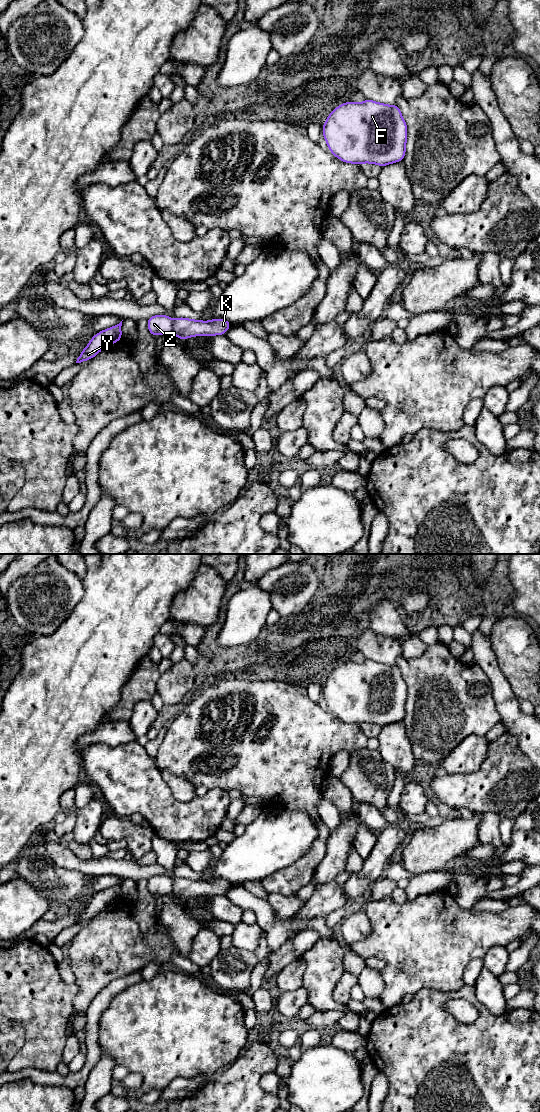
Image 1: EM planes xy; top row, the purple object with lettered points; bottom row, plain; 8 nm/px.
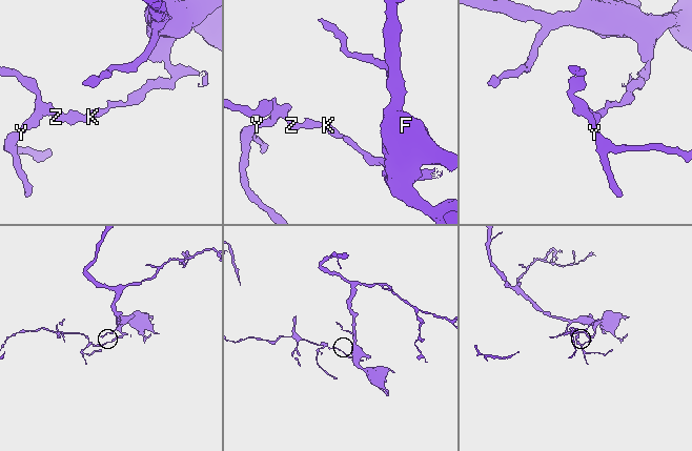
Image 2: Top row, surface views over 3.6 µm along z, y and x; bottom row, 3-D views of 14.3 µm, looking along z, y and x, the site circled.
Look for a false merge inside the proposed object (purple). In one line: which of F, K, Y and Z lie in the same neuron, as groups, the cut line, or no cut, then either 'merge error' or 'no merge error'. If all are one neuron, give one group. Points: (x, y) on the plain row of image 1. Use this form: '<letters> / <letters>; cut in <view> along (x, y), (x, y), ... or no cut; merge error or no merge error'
F K / Y Z; cut in xy along (173, 879), (172, 892); merge error

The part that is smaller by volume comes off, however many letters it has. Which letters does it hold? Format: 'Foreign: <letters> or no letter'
Foreign: Y, Z

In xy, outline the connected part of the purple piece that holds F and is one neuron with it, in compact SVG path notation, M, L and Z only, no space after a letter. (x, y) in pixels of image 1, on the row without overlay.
M365 659L362 663L349 661L337 666L322 686L322 693L331 714L345 723L371 723L383 727L403 721L405 717L407 685L397 665L387 665L370 659Z

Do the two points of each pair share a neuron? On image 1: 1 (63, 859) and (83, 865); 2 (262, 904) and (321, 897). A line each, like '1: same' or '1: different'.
1: same
2: different

